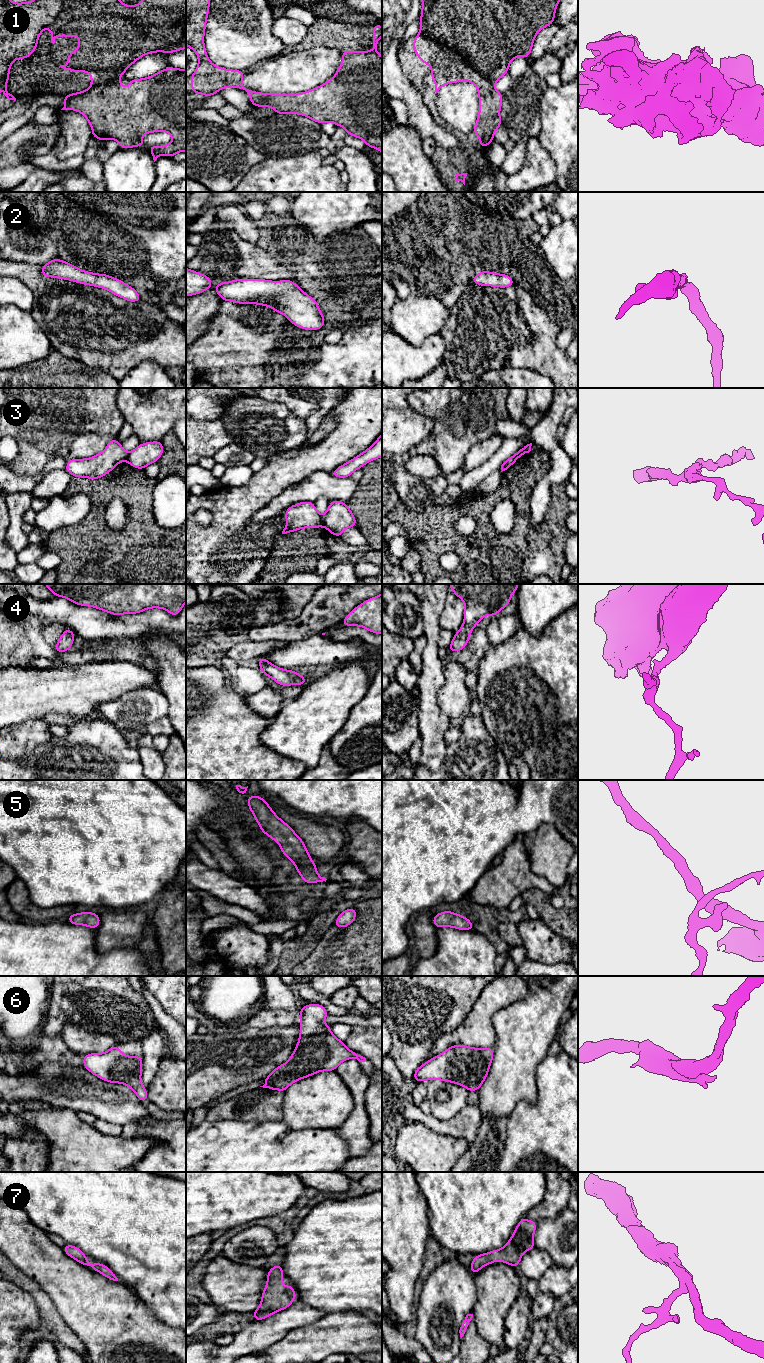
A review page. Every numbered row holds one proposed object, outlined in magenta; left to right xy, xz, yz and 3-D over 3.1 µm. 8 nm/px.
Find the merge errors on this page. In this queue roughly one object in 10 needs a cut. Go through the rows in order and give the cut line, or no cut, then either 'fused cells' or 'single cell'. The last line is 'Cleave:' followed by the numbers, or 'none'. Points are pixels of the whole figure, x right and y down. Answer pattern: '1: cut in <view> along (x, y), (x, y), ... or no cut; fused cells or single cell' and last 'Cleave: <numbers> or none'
1: no cut; single cell
2: no cut; single cell
3: cut in xz along (321, 517), (324, 525); fused cells
4: no cut; single cell
5: no cut; single cell
6: no cut; single cell
7: no cut; single cell
Cleave: 3

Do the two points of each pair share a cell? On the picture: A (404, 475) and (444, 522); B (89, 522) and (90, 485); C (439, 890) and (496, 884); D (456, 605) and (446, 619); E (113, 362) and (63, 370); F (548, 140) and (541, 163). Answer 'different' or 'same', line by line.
A: different
B: same
C: different
D: same
E: different
F: different

